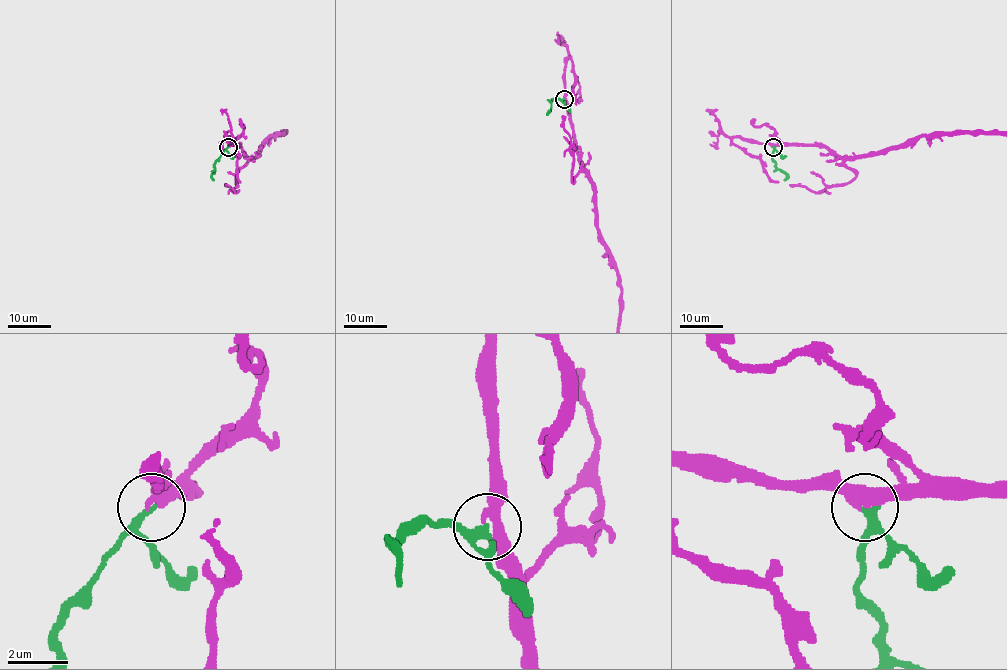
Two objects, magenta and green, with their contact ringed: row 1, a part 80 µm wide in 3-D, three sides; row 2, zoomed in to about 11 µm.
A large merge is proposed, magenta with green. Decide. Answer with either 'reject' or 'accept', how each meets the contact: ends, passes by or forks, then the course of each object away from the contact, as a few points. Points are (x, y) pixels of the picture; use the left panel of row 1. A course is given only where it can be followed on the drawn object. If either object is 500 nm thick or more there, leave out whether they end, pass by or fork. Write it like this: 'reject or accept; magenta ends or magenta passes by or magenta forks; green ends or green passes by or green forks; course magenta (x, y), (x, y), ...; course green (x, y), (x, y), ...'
accept; magenta passes by; green passes by; course green (227, 147), (214, 166), (211, 175), (213, 180)

